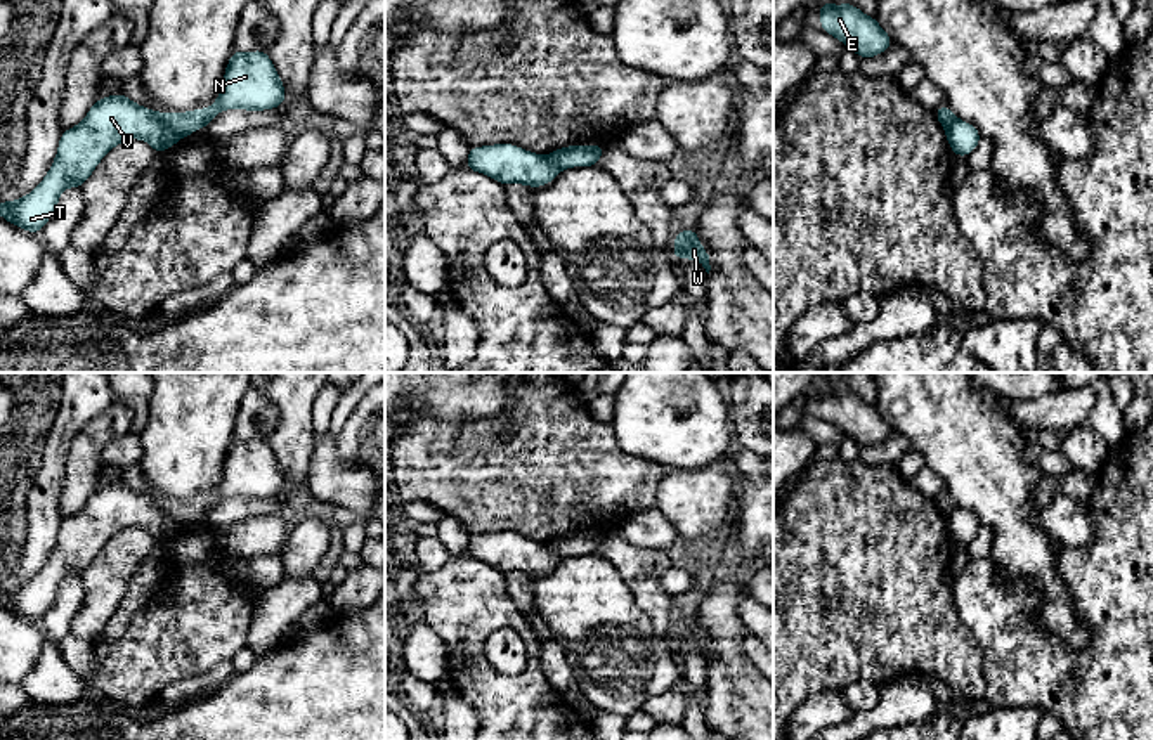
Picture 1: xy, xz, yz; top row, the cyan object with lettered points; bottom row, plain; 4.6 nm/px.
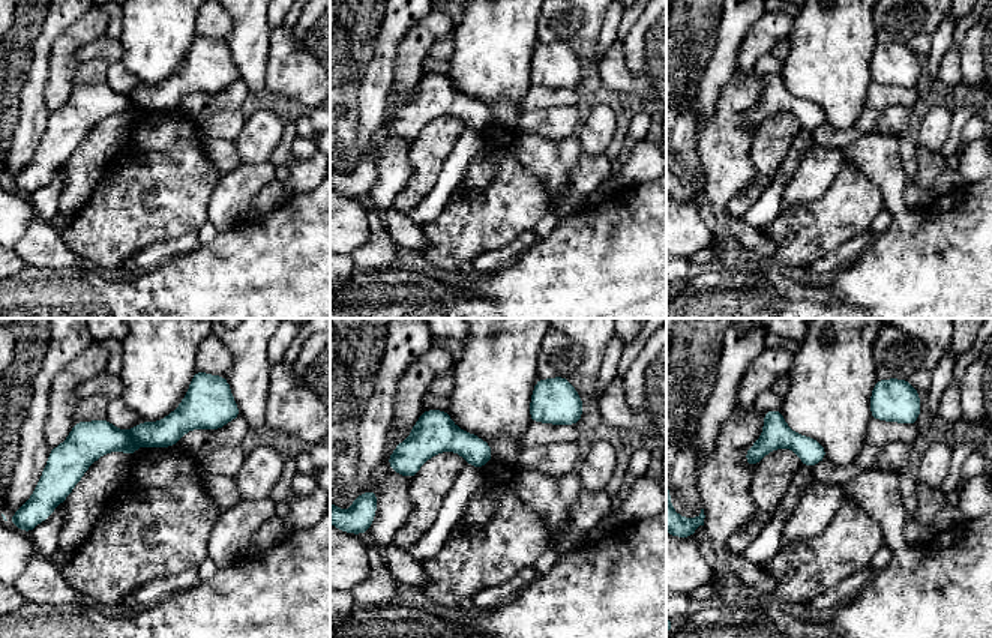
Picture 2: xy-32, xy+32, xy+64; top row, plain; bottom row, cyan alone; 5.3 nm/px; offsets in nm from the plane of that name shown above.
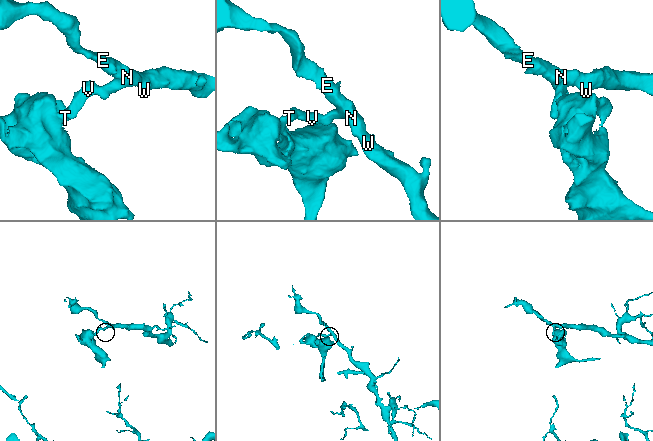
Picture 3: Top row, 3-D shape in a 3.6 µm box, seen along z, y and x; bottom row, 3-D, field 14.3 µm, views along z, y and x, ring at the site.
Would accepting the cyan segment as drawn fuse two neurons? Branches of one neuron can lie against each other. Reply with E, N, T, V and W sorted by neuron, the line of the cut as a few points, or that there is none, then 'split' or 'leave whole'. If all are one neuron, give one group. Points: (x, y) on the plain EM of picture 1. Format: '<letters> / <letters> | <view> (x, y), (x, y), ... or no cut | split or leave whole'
E N W / T V | xy (156, 501), (182, 524) | split

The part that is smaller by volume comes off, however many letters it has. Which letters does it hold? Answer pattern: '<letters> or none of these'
T, V

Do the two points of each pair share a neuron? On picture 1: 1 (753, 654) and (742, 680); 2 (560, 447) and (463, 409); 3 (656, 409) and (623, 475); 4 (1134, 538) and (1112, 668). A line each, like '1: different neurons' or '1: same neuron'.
1: different neurons
2: different neurons
3: different neurons
4: same neuron

